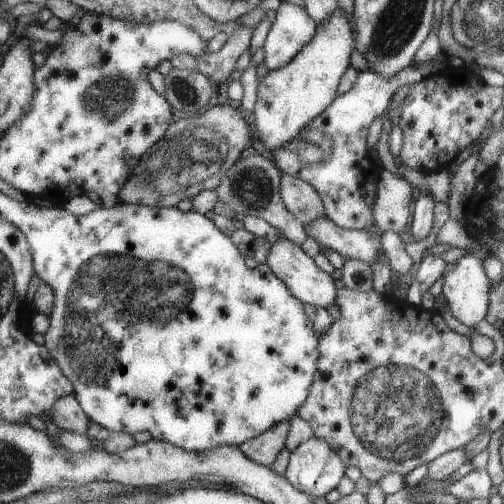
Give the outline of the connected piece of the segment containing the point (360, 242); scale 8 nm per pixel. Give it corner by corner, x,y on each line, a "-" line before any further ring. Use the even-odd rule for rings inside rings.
318,218
316,224
305,226
309,237
313,237
326,249
338,252
344,258
360,260
368,265
378,260
384,253
382,248
382,234
372,235
368,230
338,228
328,218

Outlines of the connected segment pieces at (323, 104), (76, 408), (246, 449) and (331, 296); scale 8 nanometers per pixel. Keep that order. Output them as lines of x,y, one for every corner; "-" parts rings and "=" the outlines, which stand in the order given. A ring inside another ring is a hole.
336,8
332,18
317,28
317,35
294,60
285,67
269,71
258,84
258,98
254,108
255,135
262,142
260,149
272,154
284,144
290,144
307,129
339,96
338,86
342,76
351,66
350,56
356,47
352,24
344,10
=
75,394
58,400
55,423
61,430
70,430
92,439
92,436
88,435
88,430
92,426
93,419
86,413
=
289,420
278,422
274,427
262,432
262,435
246,440
239,448
249,460
271,467
285,447
289,427
=
284,237
271,246
265,264
288,286
294,297
297,297
304,305
311,305
316,308
327,309
336,304
337,294
341,287
338,276
332,276
328,272
324,272
322,268
317,266
316,261
304,253
301,246
290,242

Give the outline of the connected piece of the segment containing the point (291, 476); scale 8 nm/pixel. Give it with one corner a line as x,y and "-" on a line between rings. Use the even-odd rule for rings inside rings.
308,438
291,452
285,478
309,496
326,497
345,476
345,464
322,438

